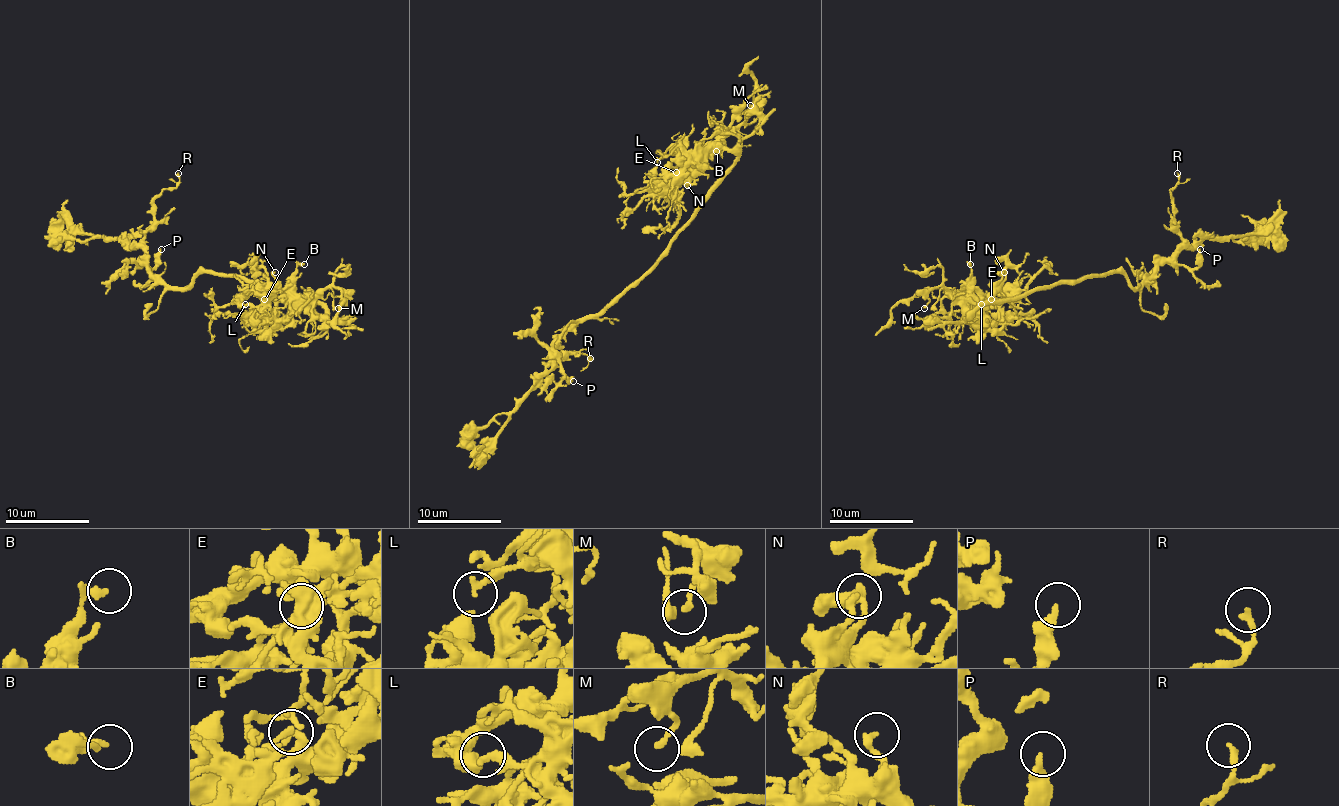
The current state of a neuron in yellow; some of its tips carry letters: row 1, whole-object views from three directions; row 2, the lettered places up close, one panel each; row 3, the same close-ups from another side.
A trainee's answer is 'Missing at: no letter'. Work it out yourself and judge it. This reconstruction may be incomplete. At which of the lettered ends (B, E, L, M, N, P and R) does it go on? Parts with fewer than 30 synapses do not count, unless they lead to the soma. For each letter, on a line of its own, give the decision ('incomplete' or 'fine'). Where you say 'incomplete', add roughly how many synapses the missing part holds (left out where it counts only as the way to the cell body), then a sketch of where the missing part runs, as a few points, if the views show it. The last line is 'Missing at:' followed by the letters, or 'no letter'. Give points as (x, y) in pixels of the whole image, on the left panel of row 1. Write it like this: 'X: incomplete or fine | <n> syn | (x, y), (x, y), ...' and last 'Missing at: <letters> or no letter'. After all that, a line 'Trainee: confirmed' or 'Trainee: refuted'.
B: fine
E: fine
L: fine
M: fine
N: fine
P: fine
R: fine
Missing at: no letter
Trainee: confirmed

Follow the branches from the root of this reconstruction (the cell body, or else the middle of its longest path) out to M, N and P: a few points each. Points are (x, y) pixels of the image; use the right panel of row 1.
M: (1076, 280), (1059, 280), (1017, 297), (987, 299), (970, 316), (943, 289), (934, 287), (924, 308)
N: (1076, 280), (1059, 280), (1017, 297), (987, 299), (970, 316), (970, 308), (991, 293), (993, 285), (1004, 272)
P: (1076, 280), (1120, 272), (1133, 287), (1139, 287), (1166, 261), (1194, 268), (1198, 264), (1200, 249)

